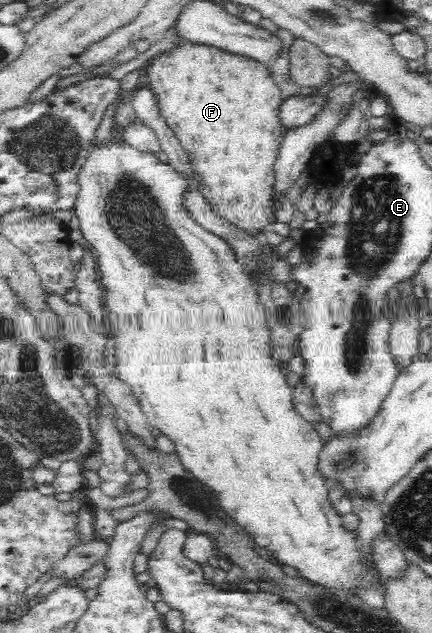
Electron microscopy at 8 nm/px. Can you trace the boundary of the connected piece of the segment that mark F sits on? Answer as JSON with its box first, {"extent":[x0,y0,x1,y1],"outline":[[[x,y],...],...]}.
{"extent":[142,42,284,236],"outline":[[[182,42],[175,49],[167,51],[167,53],[157,53],[151,57],[143,68],[142,84],[149,86],[151,92],[157,100],[157,108],[161,118],[169,126],[169,129],[176,135],[180,144],[185,147],[185,151],[189,154],[189,161],[192,165],[192,177],[199,184],[199,191],[205,201],[213,206],[217,215],[221,215],[223,219],[230,221],[243,231],[257,234],[261,236],[263,229],[276,222],[276,217],[271,214],[271,197],[273,197],[273,183],[275,183],[275,174],[273,174],[273,163],[277,157],[283,135],[281,134],[281,118],[280,107],[283,103],[284,89],[277,83],[275,77],[269,71],[269,63],[265,61],[257,61],[249,56],[240,54],[231,54],[224,50],[217,49],[213,46],[197,44],[193,42]]]}

